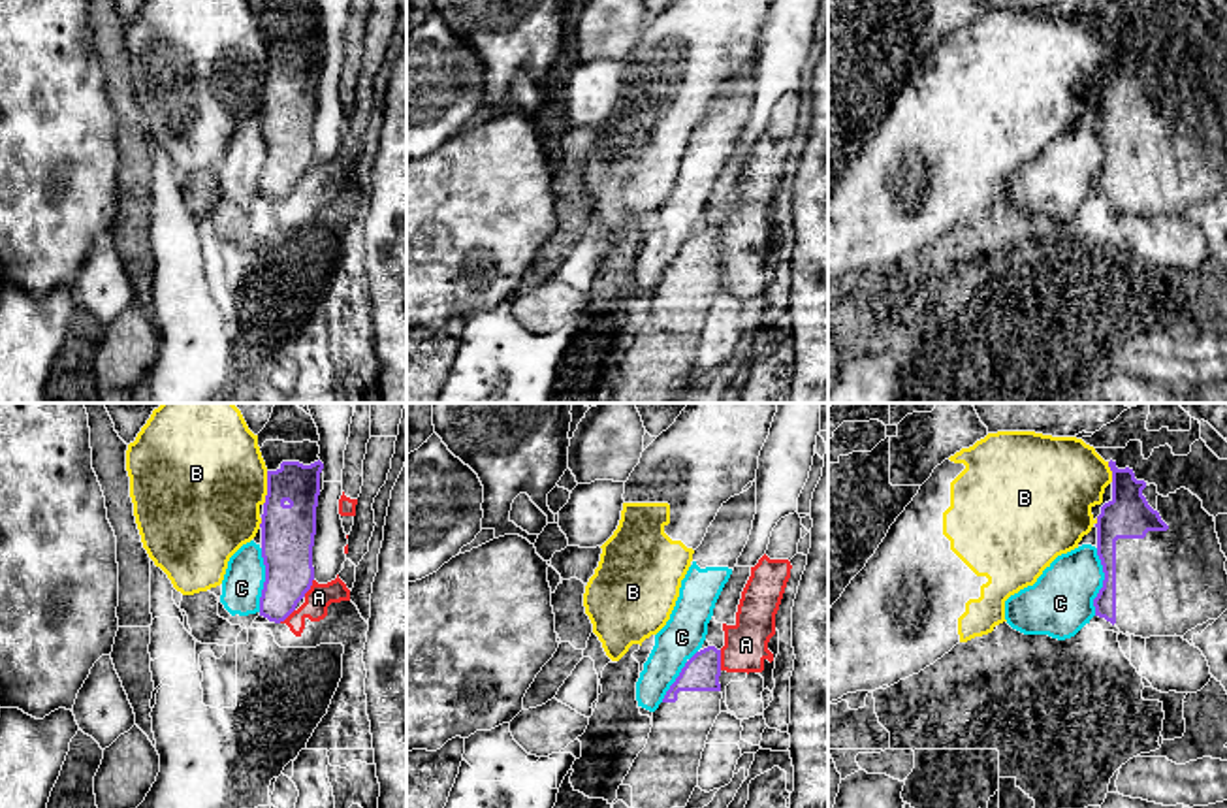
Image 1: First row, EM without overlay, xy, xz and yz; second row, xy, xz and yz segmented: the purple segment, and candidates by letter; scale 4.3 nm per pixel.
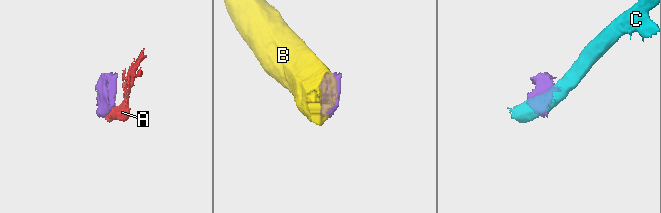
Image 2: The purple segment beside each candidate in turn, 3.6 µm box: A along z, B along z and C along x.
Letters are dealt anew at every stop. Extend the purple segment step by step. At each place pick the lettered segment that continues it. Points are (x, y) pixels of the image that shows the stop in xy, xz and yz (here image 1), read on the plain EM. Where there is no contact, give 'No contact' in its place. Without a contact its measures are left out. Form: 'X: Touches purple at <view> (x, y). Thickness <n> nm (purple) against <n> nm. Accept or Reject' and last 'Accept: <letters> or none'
A: Touches purple at xz (719, 238). Thickness 160 nm (purple) against 190 nm. Reject
B: Touches purple at xy (268, 66). Thickness 220 nm (purple) against 480 nm. Reject
C: Touches purple at yz (1103, 161). Thickness 130 nm (purple) against 280 nm. Reject
Accept: none

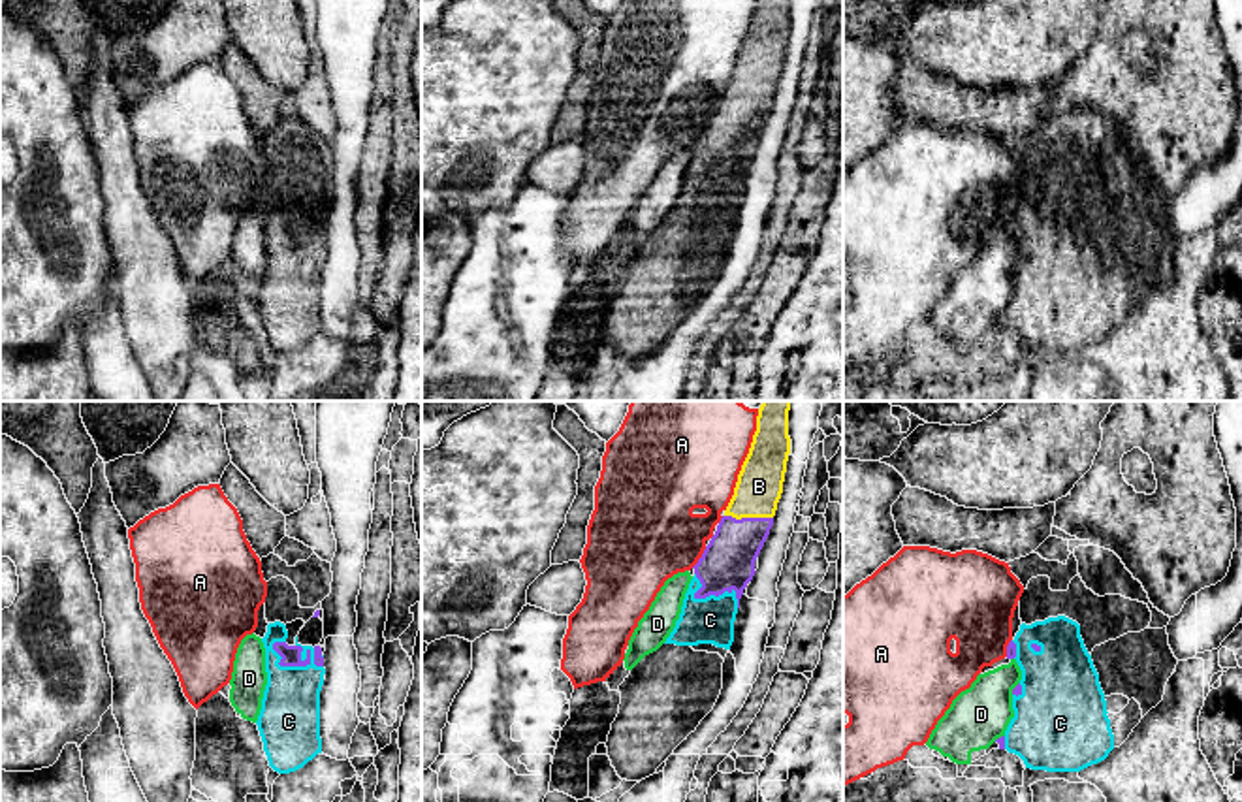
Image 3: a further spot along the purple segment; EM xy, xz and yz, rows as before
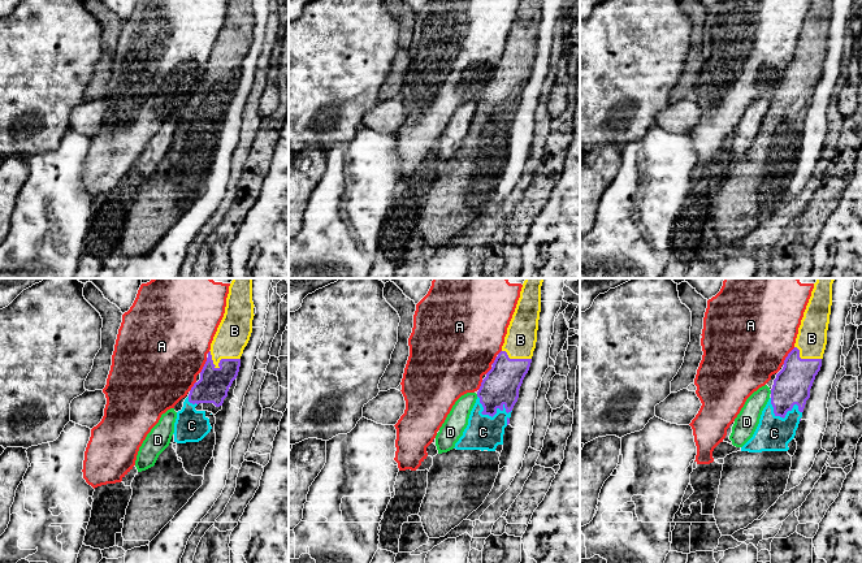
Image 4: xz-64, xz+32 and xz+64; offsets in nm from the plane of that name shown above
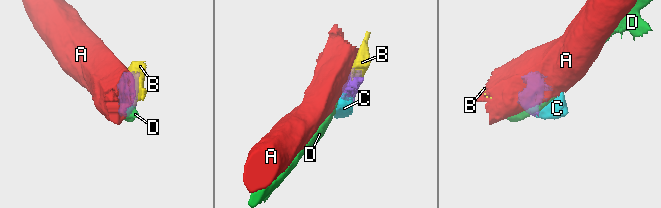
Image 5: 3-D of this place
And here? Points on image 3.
A: Touches purple at xz (700, 136). Thickness 220 nm (purple) against 420 nm. Reject
B: Touches purple at xz (749, 96). Thickness 220 nm (purple) against 200 nm. Accept
C: Touches purple at xy (292, 243). Thickness 80 nm (purple) against 260 nm. Accept
D: Touches purple at yz (1015, 266). Thickness 40 nm (purple) against 260 nm. Reject
Accept: B, C

